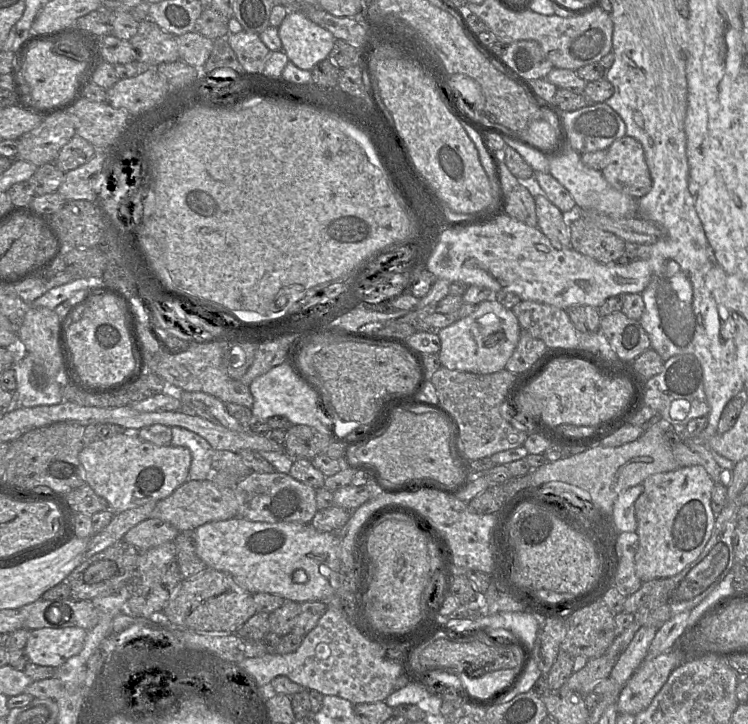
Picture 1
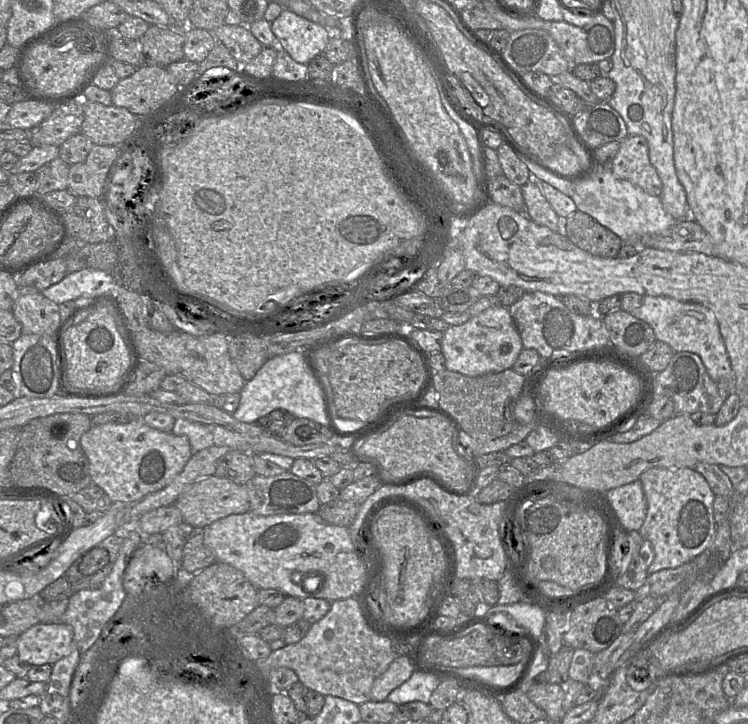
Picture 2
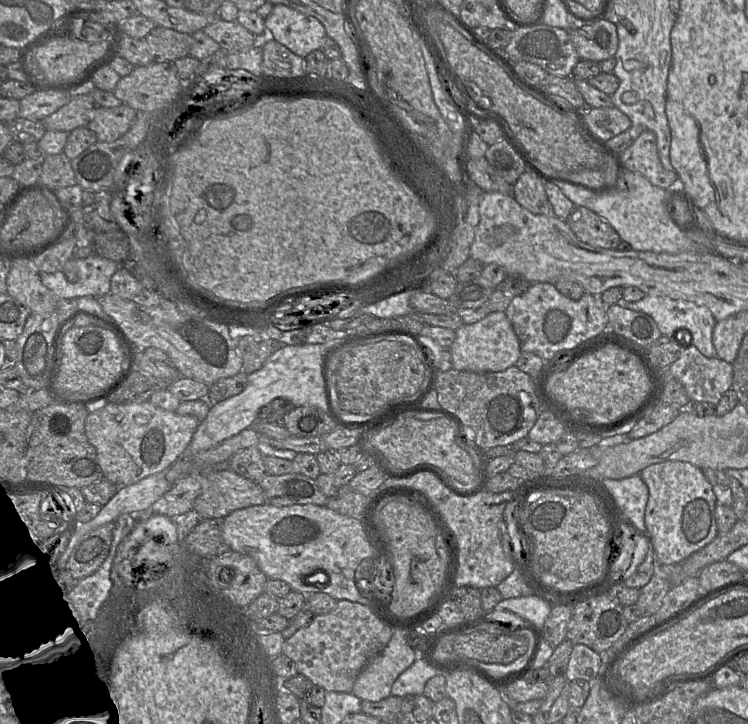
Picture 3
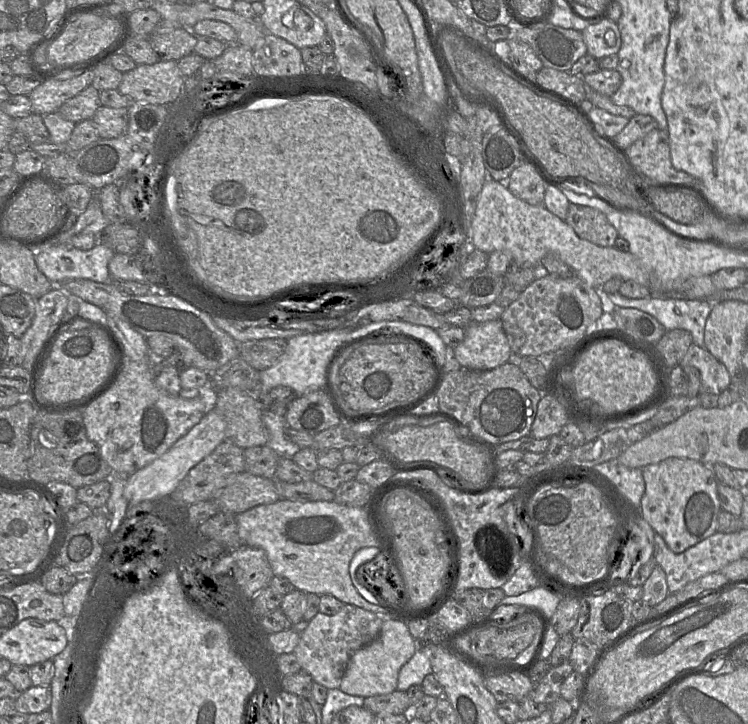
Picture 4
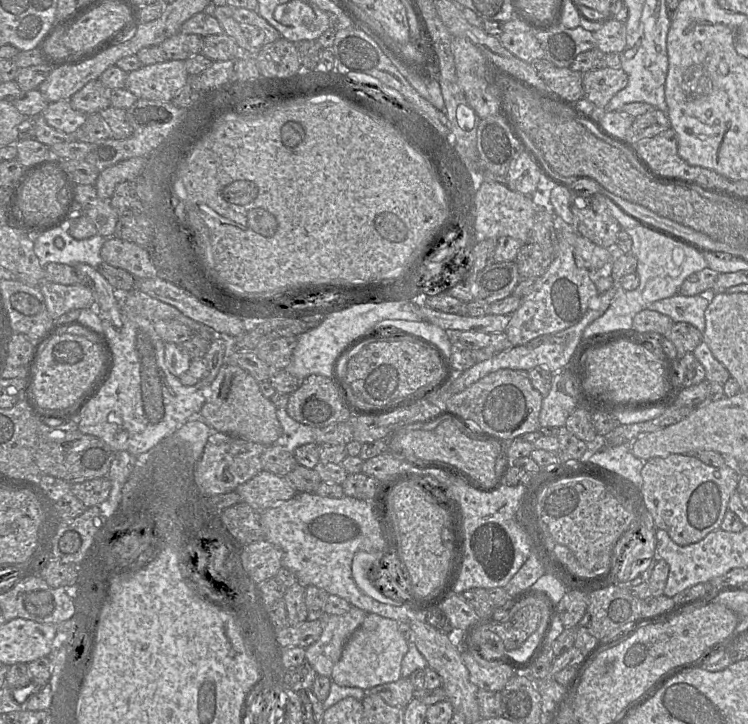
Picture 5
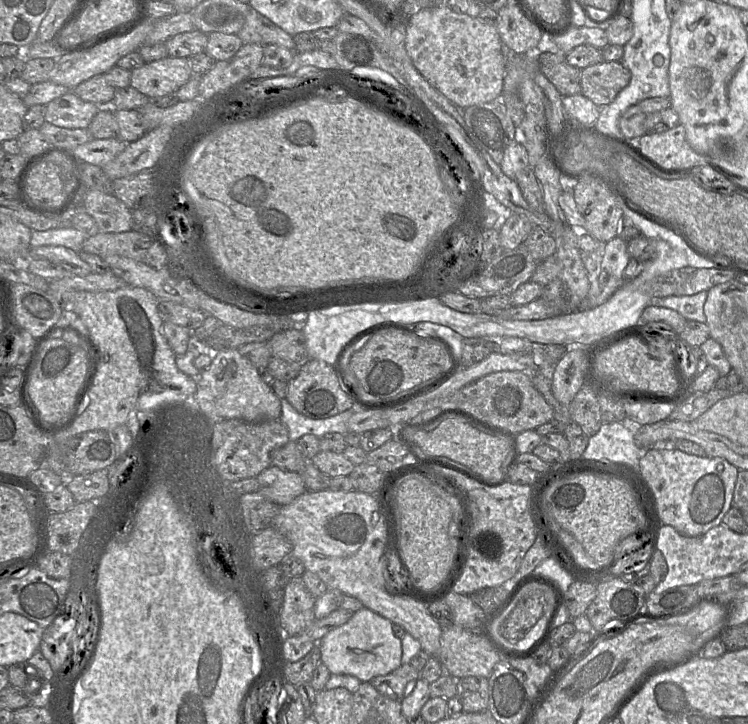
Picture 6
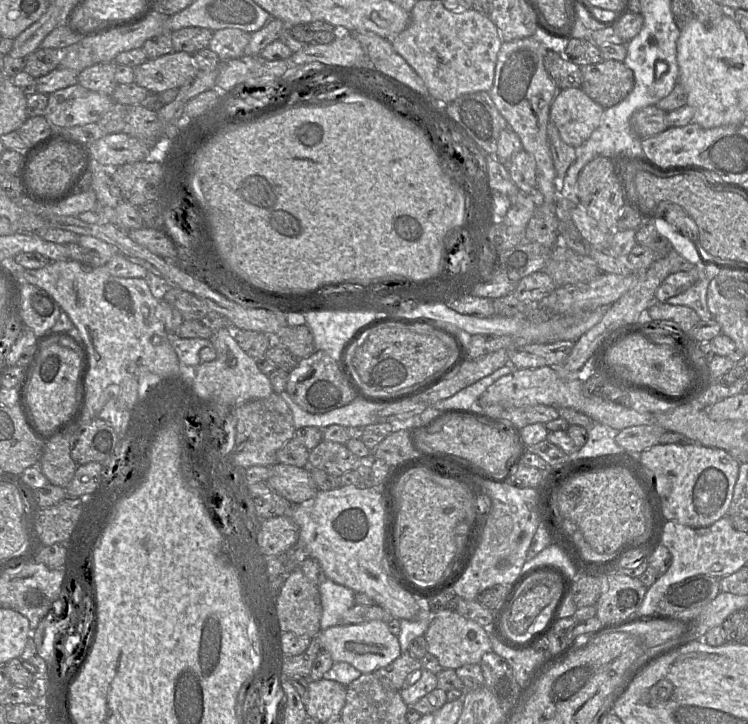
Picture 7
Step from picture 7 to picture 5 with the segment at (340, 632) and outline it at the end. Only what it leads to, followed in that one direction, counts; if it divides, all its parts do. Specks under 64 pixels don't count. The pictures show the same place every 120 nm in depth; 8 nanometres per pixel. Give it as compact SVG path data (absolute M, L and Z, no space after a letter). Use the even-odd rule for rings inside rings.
M367 613L363 623L346 641L341 658L333 666L330 679L339 686L363 690L399 680L401 664L408 651L408 641L401 633L396 620Z

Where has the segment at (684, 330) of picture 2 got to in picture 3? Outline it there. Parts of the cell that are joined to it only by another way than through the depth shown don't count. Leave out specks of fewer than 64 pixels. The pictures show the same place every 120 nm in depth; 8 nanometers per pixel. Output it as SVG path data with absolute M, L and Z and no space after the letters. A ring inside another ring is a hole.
M648 294L642 300L636 302L627 302L621 298L617 305L649 315L655 321L663 336L675 337L676 332L679 330L688 331L691 334L691 344L705 357L717 357L717 352L712 342L712 333L717 321L706 306L698 305L690 301L673 300L667 297L650 296Z

